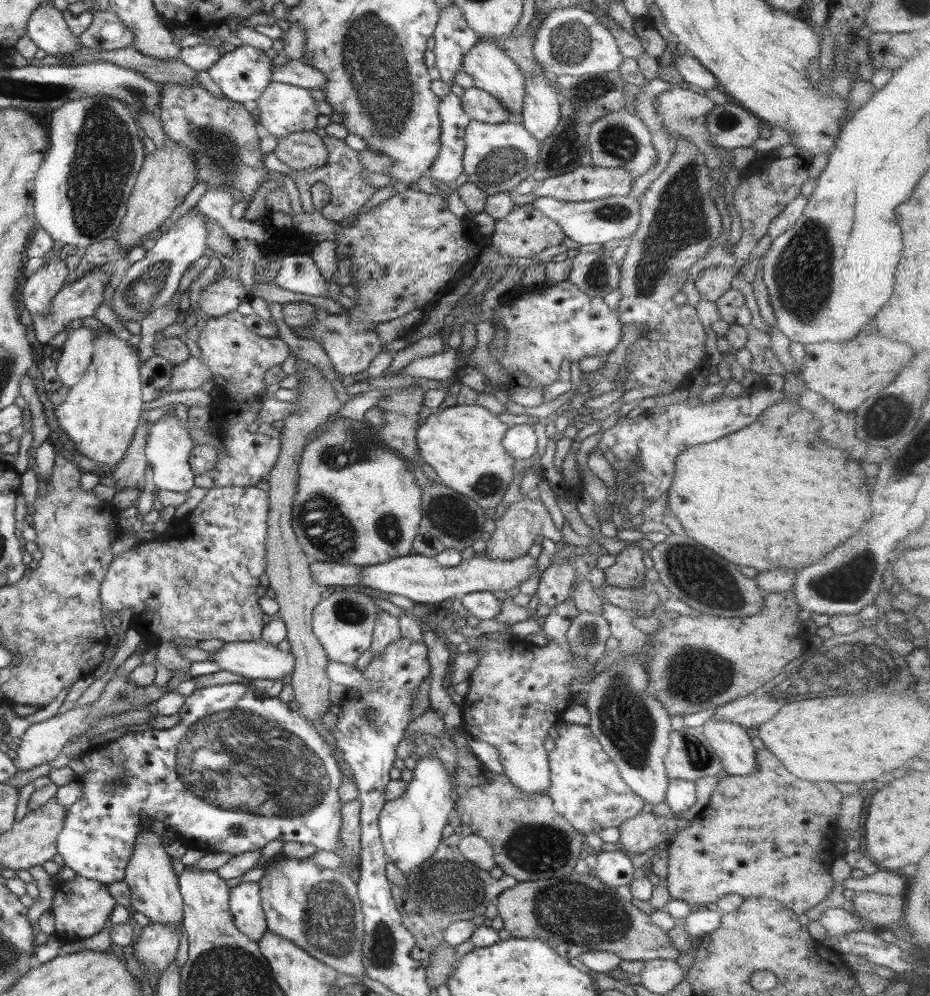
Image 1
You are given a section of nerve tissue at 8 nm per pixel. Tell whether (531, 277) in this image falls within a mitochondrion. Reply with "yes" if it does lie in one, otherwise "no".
no

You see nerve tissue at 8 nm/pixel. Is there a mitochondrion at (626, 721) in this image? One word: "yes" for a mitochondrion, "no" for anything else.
yes

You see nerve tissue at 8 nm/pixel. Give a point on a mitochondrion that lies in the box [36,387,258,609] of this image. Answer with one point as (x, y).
(188, 578)

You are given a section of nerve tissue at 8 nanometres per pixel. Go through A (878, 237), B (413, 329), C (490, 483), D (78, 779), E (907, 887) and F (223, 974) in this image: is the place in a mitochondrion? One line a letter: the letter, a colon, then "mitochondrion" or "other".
A: other
B: other
C: mitochondrion
D: other
E: other
F: mitochondrion

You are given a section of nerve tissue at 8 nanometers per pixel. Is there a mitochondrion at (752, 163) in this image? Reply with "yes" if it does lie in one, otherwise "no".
no

